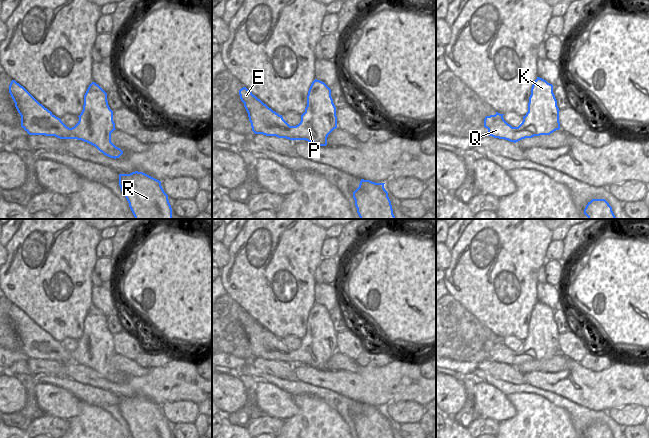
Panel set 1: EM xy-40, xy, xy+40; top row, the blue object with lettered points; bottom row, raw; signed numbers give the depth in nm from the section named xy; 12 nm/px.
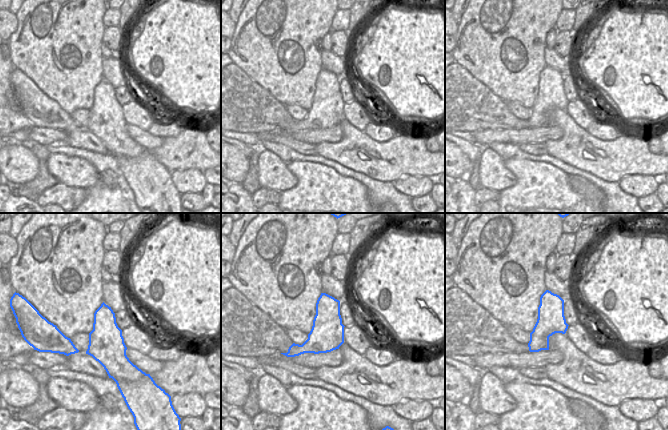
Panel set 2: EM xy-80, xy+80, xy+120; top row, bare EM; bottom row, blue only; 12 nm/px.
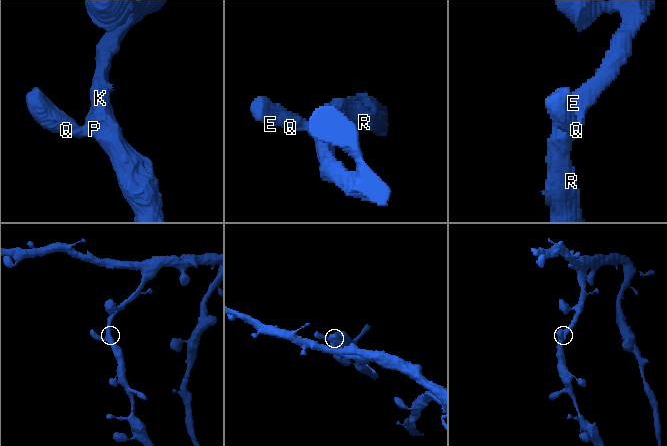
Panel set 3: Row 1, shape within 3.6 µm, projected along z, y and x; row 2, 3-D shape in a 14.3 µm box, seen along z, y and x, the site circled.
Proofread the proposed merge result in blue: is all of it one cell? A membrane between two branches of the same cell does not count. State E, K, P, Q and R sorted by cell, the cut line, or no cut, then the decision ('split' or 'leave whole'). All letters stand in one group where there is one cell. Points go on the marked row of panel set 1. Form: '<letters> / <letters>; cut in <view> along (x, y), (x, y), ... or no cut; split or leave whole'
E K P Q R; no cut; leave whole

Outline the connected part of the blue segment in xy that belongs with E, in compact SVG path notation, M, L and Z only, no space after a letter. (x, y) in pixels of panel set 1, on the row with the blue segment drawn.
M320 80L312 82L305 112L296 126L290 126L282 115L269 108L246 87L239 90L239 95L255 134L293 141L306 140L318 146L326 146L328 135L337 128L336 107L331 89Z

